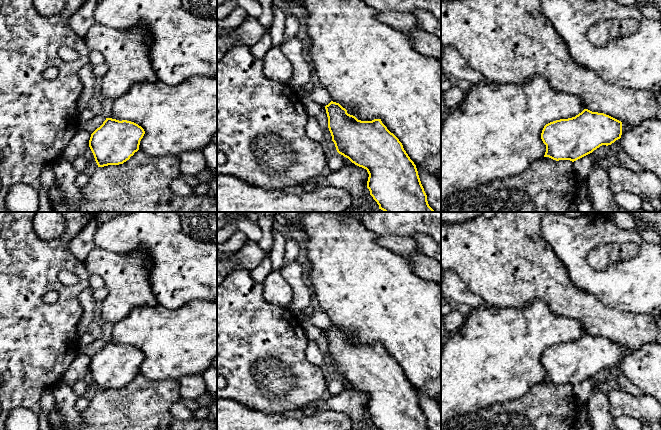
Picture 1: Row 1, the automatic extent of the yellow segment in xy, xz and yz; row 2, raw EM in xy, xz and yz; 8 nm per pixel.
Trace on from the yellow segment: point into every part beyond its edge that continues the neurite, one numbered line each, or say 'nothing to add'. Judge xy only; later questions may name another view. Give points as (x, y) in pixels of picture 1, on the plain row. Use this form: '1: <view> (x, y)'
1: xy (180, 342)

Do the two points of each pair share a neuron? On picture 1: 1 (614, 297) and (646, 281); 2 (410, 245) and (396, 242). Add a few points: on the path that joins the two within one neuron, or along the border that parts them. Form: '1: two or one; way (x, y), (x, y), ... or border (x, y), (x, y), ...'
1: one; way (622, 289), (625, 286), (638, 286)
2: one; way (407, 245), (399, 245)

